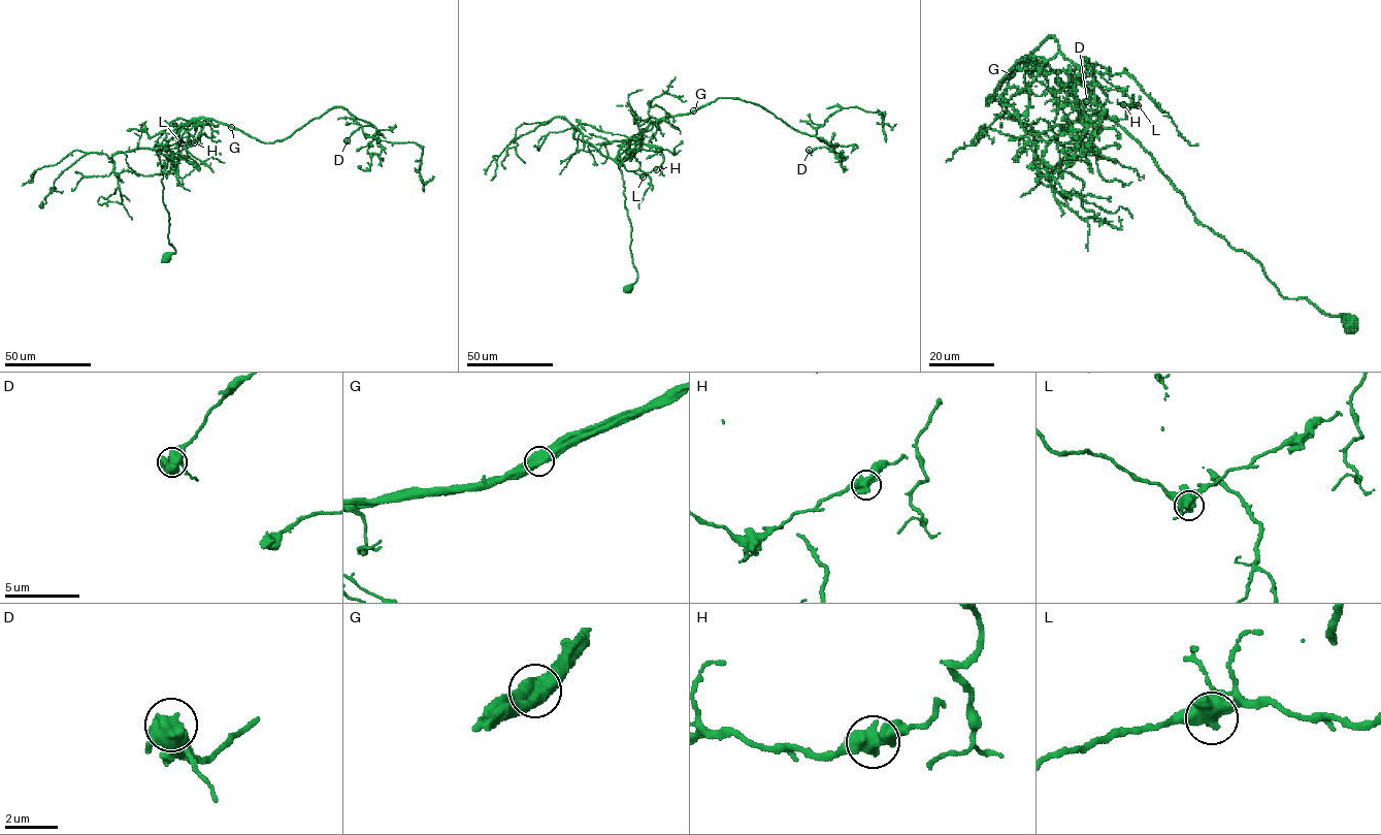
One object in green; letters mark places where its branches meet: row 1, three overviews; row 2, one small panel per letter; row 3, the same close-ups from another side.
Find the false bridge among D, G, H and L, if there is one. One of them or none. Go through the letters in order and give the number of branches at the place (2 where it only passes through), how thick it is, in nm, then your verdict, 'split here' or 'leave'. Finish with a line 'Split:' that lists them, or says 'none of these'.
D: 2 | 650 nm | leave
G: 2 | 600 nm | split here
H: 2 | 600 nm | leave
L: 2 | 550 nm | leave
Split: G

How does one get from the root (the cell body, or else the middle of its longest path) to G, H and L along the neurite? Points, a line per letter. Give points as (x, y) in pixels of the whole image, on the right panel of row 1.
G: (1351, 324), (1305, 298), (1285, 298), (1256, 260), (1201, 225), (1154, 158), (1064, 71), (1023, 58), (1012, 75)
H: (1351, 324), (1285, 298), (1256, 260), (1201, 225), (1111, 119), (1135, 105), (1123, 104)
L: (1351, 324), (1305, 298), (1285, 298), (1256, 260), (1198, 222), (1154, 158), (1111, 119), (1123, 120), (1138, 105)

